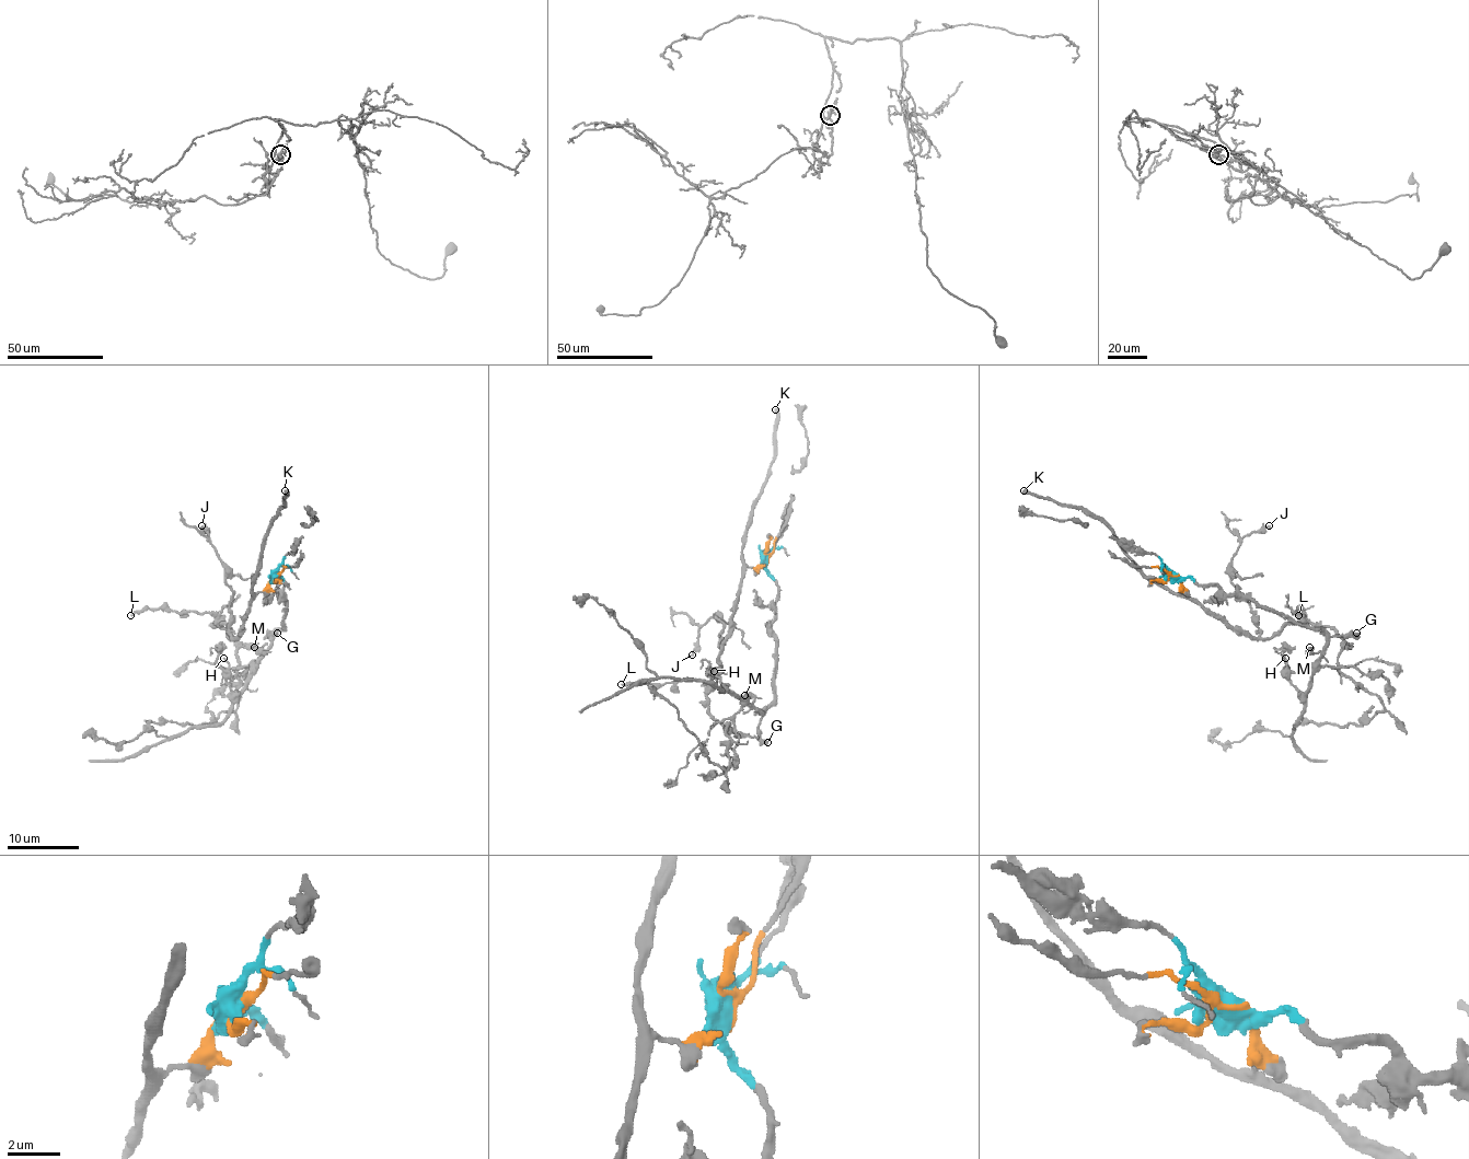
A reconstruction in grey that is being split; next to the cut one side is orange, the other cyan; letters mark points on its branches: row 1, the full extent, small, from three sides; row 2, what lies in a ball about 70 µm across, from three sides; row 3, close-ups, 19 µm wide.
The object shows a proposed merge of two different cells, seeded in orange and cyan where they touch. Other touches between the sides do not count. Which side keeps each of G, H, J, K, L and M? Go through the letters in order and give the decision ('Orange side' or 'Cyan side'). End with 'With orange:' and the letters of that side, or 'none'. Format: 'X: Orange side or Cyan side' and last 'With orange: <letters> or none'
G: Cyan side
H: Cyan side
J: Orange side
K: Orange side
L: Orange side
M: Cyan side
With orange: J, K, L

